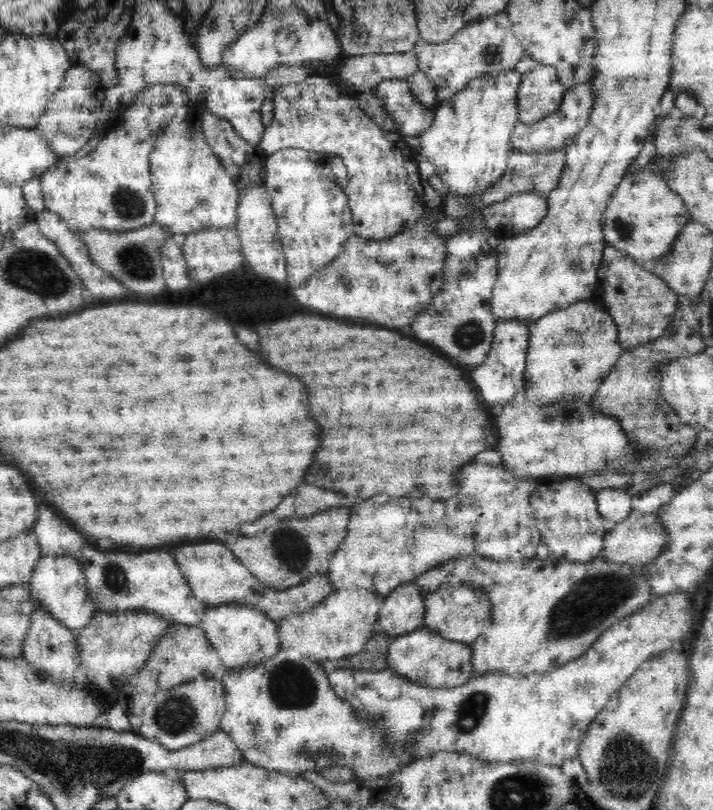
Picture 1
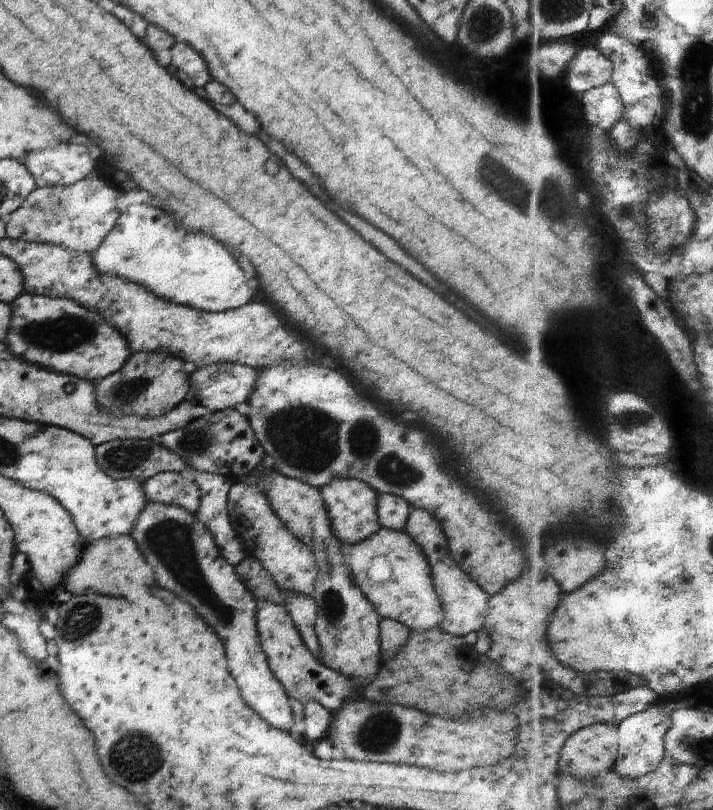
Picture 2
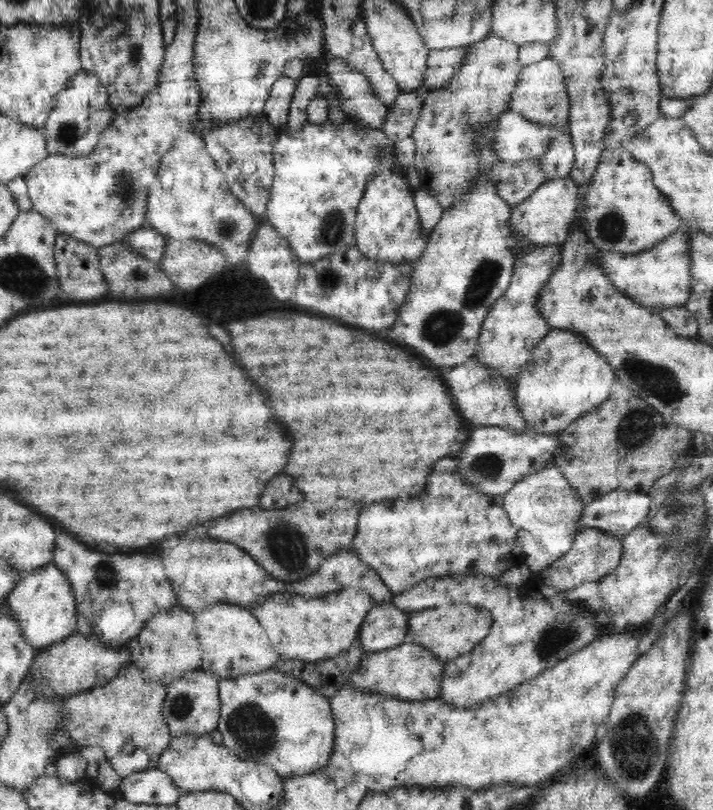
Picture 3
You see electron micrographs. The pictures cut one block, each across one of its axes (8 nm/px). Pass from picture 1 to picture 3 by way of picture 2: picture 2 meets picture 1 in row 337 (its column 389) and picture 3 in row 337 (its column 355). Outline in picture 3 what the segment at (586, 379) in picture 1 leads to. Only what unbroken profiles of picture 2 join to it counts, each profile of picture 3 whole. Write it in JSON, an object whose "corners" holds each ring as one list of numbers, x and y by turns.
{"corners":[[552,327,546,336,532,349,528,362,519,368,515,376,516,404,528,425,534,426,540,432,560,432,565,429,580,414,600,406,608,398,611,386,615,381,615,371,609,361,599,354,584,335,572,329]]}

